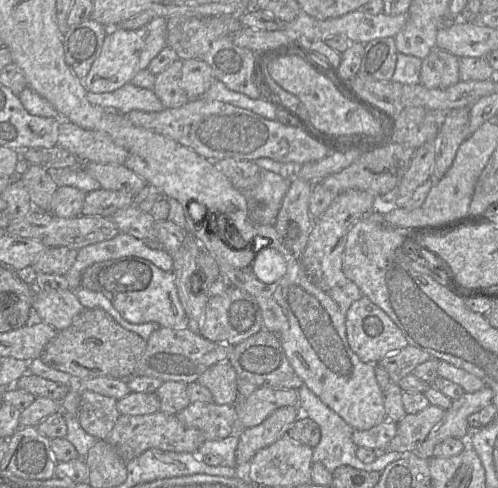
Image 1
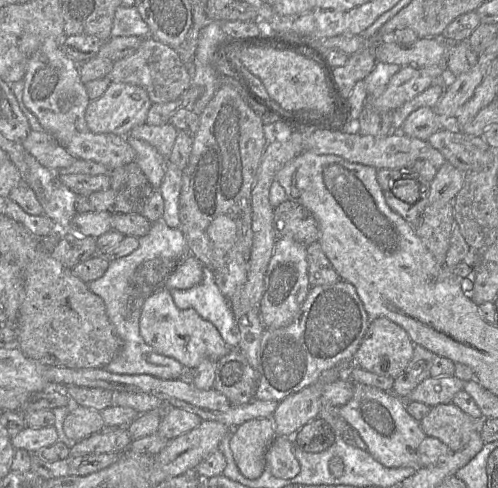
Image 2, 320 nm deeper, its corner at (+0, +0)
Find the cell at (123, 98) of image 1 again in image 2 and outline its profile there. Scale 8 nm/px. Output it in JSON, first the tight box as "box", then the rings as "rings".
{"box":[127,135,168,190],"rings":[[[130,135],[127,136],[127,140],[136,153],[135,162],[154,190],[158,190],[163,181],[168,160],[143,140],[133,138]]]}

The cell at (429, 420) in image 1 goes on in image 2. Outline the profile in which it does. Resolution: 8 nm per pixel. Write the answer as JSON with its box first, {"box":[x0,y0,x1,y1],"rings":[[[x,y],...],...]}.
{"box":[419,403,478,452],"rings":[[[453,403],[439,404],[431,407],[429,413],[419,424],[426,436],[439,439],[447,445],[452,452],[462,450],[468,444],[472,433],[478,430],[478,422]]]}

